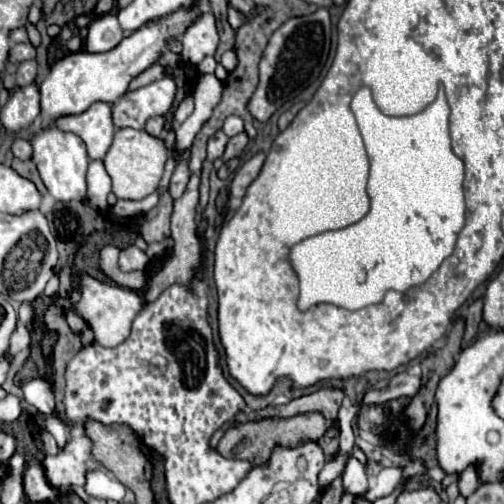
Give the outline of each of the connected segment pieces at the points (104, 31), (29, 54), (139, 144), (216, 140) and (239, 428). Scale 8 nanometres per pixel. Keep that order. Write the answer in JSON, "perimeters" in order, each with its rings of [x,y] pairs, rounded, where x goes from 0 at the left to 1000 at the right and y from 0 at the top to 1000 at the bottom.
{"perimeters":[[[[212,26],[177,50],[177,65],[169,73],[169,101],[204,105],[224,97],[244,77],[244,62],[232,46],[232,34]]],[[[38,85],[22,97],[22,121],[42,125],[54,117],[69,117],[69,105],[73,105],[73,97],[65,85]]],[[[232,256],[224,284],[204,315],[212,347],[224,359],[224,383],[232,395],[284,395],[300,387],[323,347],[323,331],[335,300],[323,288],[323,276],[300,272],[284,256]]],[[[431,260],[431,264],[427,264],[419,276],[415,276],[415,292],[411,292],[411,315],[415,315],[415,319],[435,315],[435,312],[442,308],[446,292],[450,292],[450,280],[454,280],[454,272],[450,272],[442,260]]],[[[605,819],[605,823],[585,823],[585,827],[573,827],[573,831],[550,831],[550,827],[538,827],[538,831],[518,831],[518,835],[490,835],[490,839],[470,839],[470,843],[458,843],[450,851],[450,859],[442,863],[442,871],[435,875],[431,891],[442,907],[450,911],[486,911],[494,919],[522,919],[530,915],[538,891],[546,883],[562,883],[562,887],[585,887],[597,879],[597,871],[621,871],[629,875],[641,855],[649,851],[649,839],[641,831],[633,831],[633,819]]]]}

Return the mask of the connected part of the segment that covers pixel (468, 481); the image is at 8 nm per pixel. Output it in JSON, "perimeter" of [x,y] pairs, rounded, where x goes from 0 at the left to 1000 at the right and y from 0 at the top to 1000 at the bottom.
{"perimeter":[[[935,923],[927,927],[915,942],[911,942],[911,978],[919,986],[931,986],[946,966],[954,962],[954,954],[946,950],[946,931]]]}

